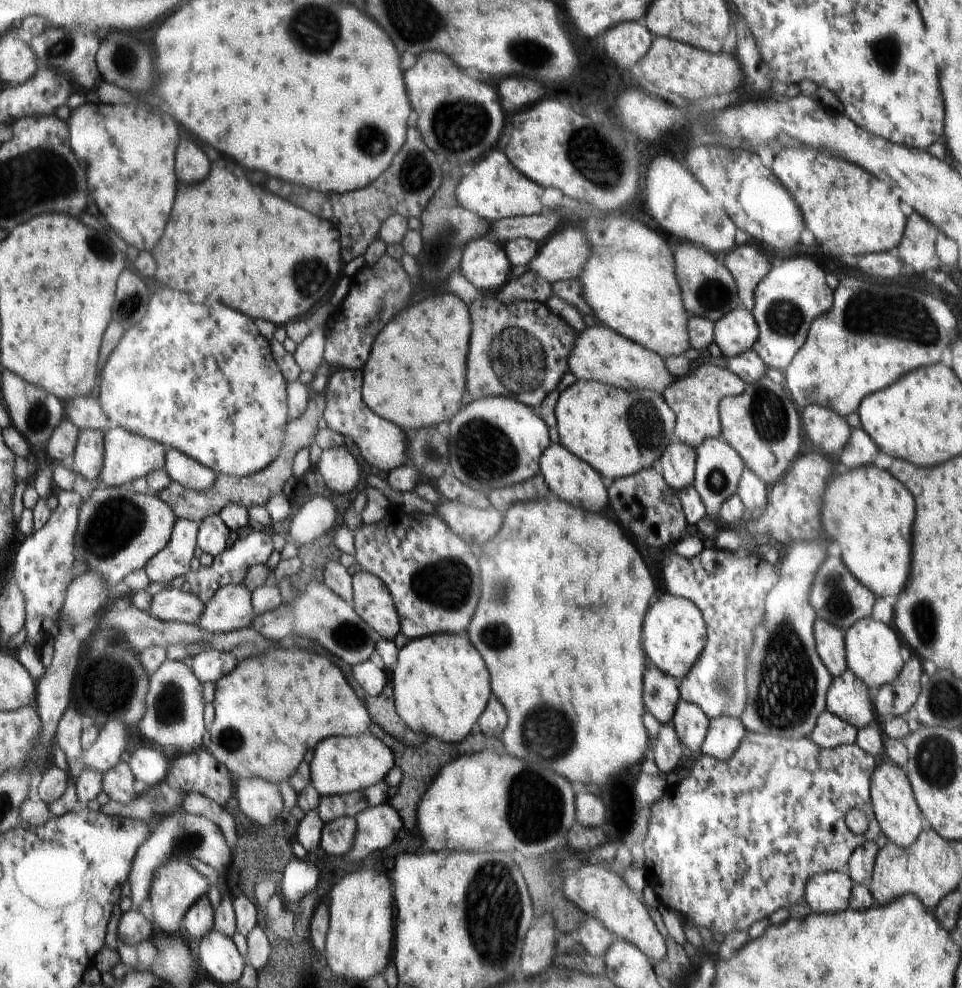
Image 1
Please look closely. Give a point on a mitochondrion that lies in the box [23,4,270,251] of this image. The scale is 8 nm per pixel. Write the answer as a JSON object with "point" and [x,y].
{"point":[62,46]}

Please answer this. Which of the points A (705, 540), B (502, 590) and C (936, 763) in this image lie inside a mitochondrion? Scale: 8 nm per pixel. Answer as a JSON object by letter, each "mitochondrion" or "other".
{"A":"other","B":"mitochondrion","C":"mitochondrion"}

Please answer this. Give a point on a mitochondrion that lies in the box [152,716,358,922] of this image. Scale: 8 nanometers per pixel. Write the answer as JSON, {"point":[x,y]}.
{"point":[231,739]}

